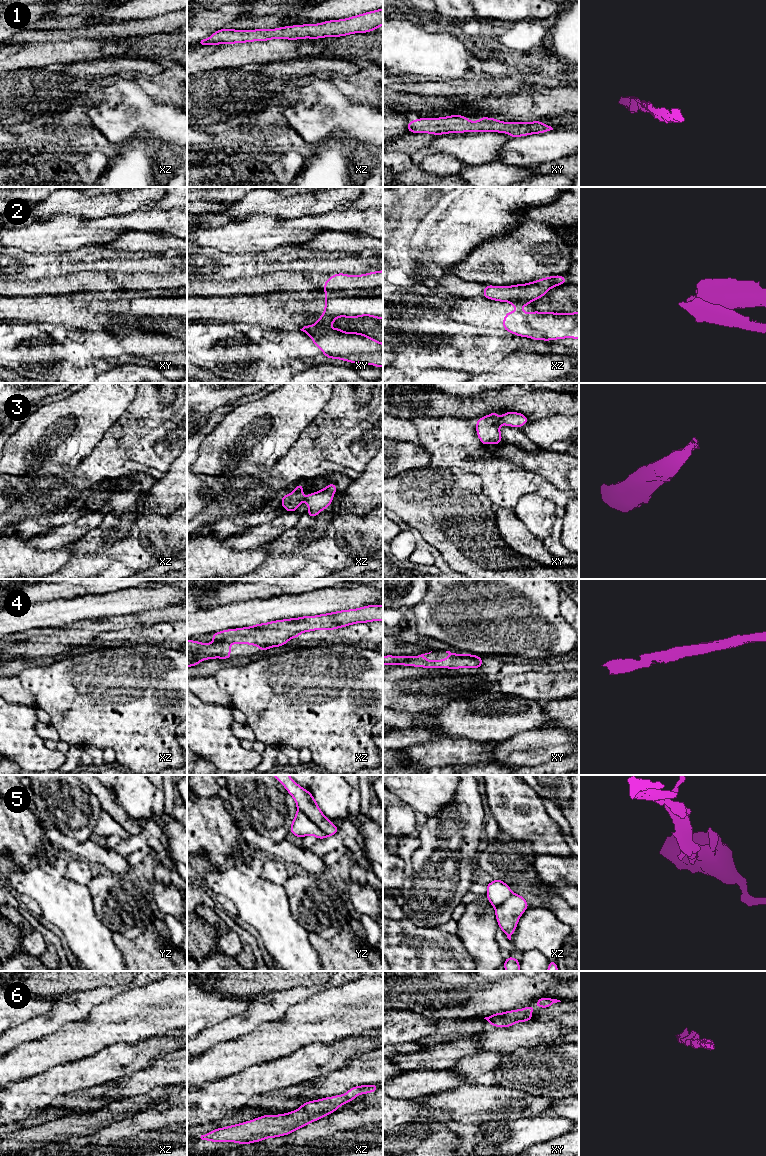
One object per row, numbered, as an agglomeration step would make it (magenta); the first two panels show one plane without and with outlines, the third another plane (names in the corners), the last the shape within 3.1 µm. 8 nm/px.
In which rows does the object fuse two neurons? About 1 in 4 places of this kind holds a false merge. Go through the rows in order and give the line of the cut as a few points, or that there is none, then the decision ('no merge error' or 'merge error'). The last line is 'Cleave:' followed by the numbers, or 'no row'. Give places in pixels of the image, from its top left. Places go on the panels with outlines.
1: no cut; no merge error
2: cut in xz along (528, 301), (515, 301), (511, 303); merge error
3: no cut; no merge error
4: no cut; no merge error
5: cut in yz along (298, 809), (328, 836); merge error
6: no cut; no merge error
Cleave: 2, 5

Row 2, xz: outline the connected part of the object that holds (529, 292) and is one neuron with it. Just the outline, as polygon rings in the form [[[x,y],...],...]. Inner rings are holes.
[[[556,275],[526,284],[512,286],[487,285],[483,290],[483,297],[499,302],[533,302],[543,297],[549,289],[565,284],[566,282],[565,277]]]

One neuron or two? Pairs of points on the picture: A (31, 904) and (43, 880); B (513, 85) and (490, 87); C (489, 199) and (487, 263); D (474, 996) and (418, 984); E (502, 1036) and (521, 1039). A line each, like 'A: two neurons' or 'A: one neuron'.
A: two neurons
B: one neuron
C: two neurons
D: one neuron
E: one neuron

